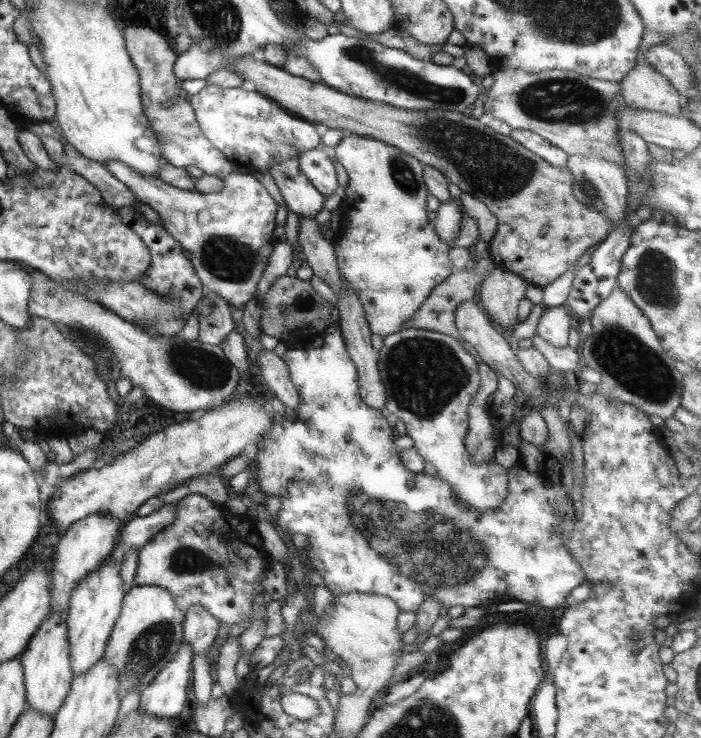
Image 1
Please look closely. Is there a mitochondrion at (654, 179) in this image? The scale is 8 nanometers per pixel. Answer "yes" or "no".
no

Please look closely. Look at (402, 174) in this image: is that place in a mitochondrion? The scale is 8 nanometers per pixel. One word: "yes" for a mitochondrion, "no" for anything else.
yes

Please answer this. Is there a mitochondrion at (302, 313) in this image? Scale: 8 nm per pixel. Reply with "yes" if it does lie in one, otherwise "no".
yes

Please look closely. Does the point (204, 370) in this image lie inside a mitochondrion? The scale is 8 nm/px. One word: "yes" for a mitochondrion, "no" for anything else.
yes

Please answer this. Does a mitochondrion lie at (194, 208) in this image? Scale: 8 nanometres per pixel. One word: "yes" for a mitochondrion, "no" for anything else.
no

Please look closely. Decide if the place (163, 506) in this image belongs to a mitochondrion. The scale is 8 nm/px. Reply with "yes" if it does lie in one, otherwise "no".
no

